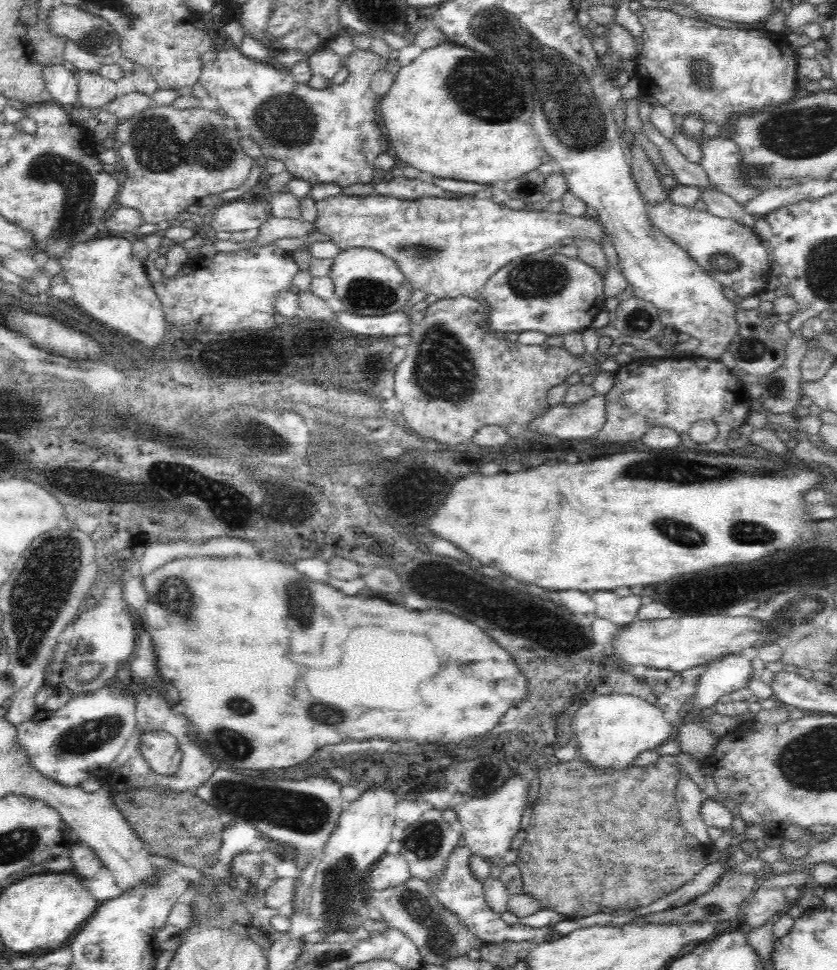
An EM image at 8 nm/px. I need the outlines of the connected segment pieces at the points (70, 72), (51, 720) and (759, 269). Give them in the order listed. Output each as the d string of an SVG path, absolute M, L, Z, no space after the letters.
M65 63L43 67L43 77L51 96L51 102L65 109L77 104L78 85L76 75L77 72L74 68Z
M101 688L94 694L91 692L85 696L72 698L52 714L39 714L17 725L18 739L24 745L34 768L62 785L80 787L87 778L96 776L100 770L108 769L126 746L137 723L136 699L132 692L124 692L120 688Z
M668 200L659 206L648 207L647 210L650 221L662 233L686 251L714 280L734 290L736 296L746 300L766 290L771 274L769 251L764 248L763 241L758 238L753 227L740 224L733 217L722 218L693 207L672 205Z

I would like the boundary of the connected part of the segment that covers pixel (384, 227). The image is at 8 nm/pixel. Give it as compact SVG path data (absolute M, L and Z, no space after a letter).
M342 192L334 196L326 197L325 200L316 201L316 218L313 220L313 227L315 232L320 232L320 234L326 234L328 238L334 244L340 247L342 252L346 252L346 249L350 248L369 248L370 250L375 250L376 252L382 253L382 256L386 256L390 260L396 263L396 266L400 269L400 272L405 276L405 279L410 283L412 290L420 290L424 294L432 294L436 296L438 300L444 298L454 298L457 296L467 296L471 299L480 297L483 293L485 284L488 280L500 270L506 264L510 264L510 261L522 258L523 256L530 256L537 252L542 252L544 248L552 247L553 244L560 242L561 238L565 236L574 238L580 235L586 235L586 237L594 237L598 243L601 244L601 240L606 237L607 234L603 231L603 226L599 221L594 221L590 217L573 217L568 215L563 211L561 213L550 213L549 211L532 211L529 207L525 207L522 210L513 210L512 208L507 208L505 205L496 204L490 199L490 196L482 196L482 198L468 198L468 196L457 196L457 198L448 197L424 197L417 198L417 200L399 200L398 197L389 197L379 194L369 194L368 196L346 196Z

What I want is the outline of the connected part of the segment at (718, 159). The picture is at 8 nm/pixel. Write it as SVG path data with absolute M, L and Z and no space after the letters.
M725 132L716 136L699 137L699 163L718 190L732 198L736 205L742 205L754 198L760 190L750 188L749 184L742 184L741 176L738 174L739 150L736 143Z

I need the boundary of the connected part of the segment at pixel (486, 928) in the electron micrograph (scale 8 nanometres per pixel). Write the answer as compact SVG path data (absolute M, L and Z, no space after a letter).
M460 845L456 847L456 850L449 856L450 860L448 860L448 867L443 880L438 885L436 885L436 883L428 883L428 886L431 886L431 890L435 892L437 898L446 909L460 917L460 921L468 927L468 930L470 930L472 934L485 944L528 941L538 945L546 943L548 940L556 941L556 937L558 937L558 939L564 937L560 932L557 932L555 928L550 926L534 928L521 923L515 923L513 925L504 923L504 921L500 919L500 916L496 915L496 913L492 912L492 910L486 906L483 884L474 878L470 869L470 856L470 851L466 846Z

